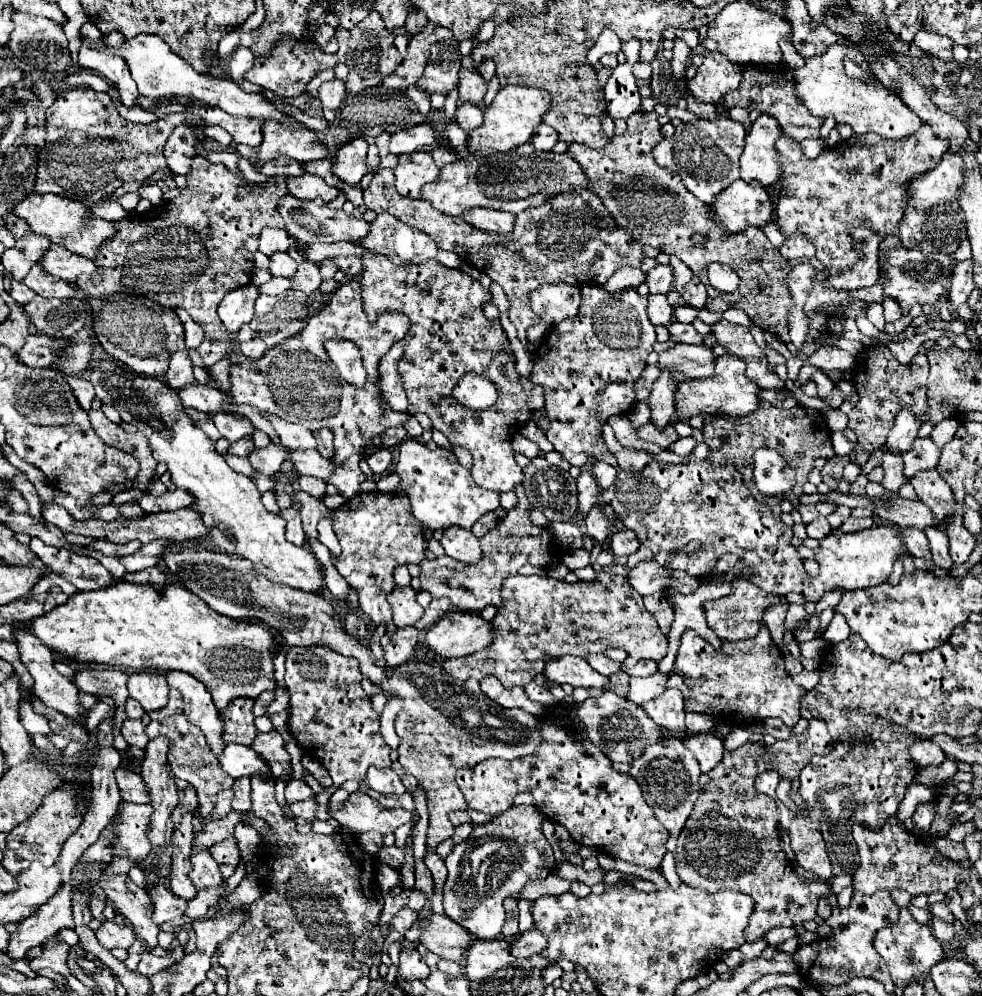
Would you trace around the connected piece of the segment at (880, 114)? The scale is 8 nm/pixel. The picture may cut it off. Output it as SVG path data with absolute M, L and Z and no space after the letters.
M832 44L824 54L806 58L806 64L802 68L794 70L794 92L800 104L808 108L808 112L816 118L836 118L836 128L842 124L848 124L856 134L876 132L882 138L904 138L918 130L920 118L888 88L884 88L878 80L874 82L858 82L856 78L848 78L844 74L844 56L854 58L854 62L860 62L860 66L870 72L868 62L858 52L856 46L848 48L842 44Z

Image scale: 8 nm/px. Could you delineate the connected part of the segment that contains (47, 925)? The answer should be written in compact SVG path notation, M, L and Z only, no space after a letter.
M66 882L50 898L46 904L42 904L30 918L18 922L18 930L10 936L10 958L20 960L26 956L26 952L34 946L40 946L46 938L56 934L60 928L72 928L72 892L76 888L76 882Z

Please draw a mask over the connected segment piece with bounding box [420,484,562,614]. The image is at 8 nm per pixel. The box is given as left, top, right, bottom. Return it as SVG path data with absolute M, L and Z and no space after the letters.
M522 484L514 486L514 494L518 496L516 508L508 510L504 518L498 518L498 524L482 536L482 558L476 564L464 564L450 556L440 556L436 560L424 560L420 562L420 584L422 590L430 592L434 598L450 598L452 604L462 612L480 612L486 606L494 604L496 608L502 608L502 580L508 576L518 574L518 570L524 564L550 568L554 564L560 564L562 548L554 540L554 536L548 532L546 526L536 526L530 520L532 504L522 488Z

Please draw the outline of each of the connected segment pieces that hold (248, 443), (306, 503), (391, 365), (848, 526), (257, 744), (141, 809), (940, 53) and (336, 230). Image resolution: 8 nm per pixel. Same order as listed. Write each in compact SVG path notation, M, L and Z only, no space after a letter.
M242 438L242 440L234 442L234 444L230 444L228 454L234 454L234 456L250 456L252 450L254 450L252 440L250 438Z
M302 490L298 492L292 492L292 500L300 504L300 516L302 516L302 526L304 526L304 532L306 532L306 540L308 538L318 538L318 522L322 518L326 518L330 514L330 510L326 508L326 504Z
M406 334L402 340L398 340L380 360L380 368L378 368L380 370L380 388L384 392L384 398L392 410L400 410L400 412L406 412L408 400L406 400L404 388L402 388L404 380L402 380L402 376L398 376L398 358L402 358L404 346L408 340L410 340L410 334Z
M850 516L836 530L840 530L840 532L858 532L858 530L864 530L864 528L870 528L870 526L874 526L872 518L854 518L854 516Z
M266 732L266 734L258 734L258 738L250 746L252 750L256 750L270 764L272 776L276 780L286 776L288 770L290 770L290 754L286 752L284 744L286 742L278 732Z
M123 802L121 816L116 822L116 832L118 832L118 842L114 848L116 857L132 858L136 860L136 864L140 864L142 858L146 858L146 854L152 848L148 840L152 812L154 808L148 804Z
M920 30L918 34L916 34L916 38L914 38L914 44L920 48L920 50L924 50L926 54L932 54L932 56L936 56L936 58L940 58L940 60L952 60L954 56L952 56L952 42L950 42L950 38L946 38L946 36L940 36L940 34L936 34L936 32L926 32L926 30Z
M284 194L278 200L278 212L286 222L286 232L300 242L338 242L338 240L358 240L368 234L368 222L354 218L344 210L330 210L320 198L300 200L290 194Z

